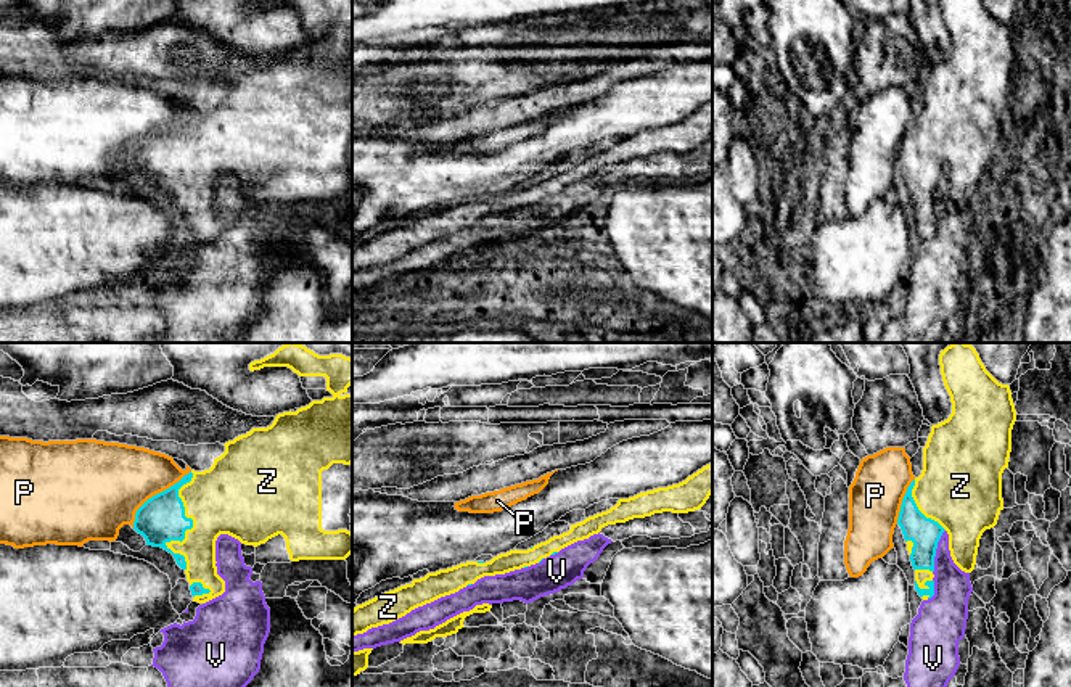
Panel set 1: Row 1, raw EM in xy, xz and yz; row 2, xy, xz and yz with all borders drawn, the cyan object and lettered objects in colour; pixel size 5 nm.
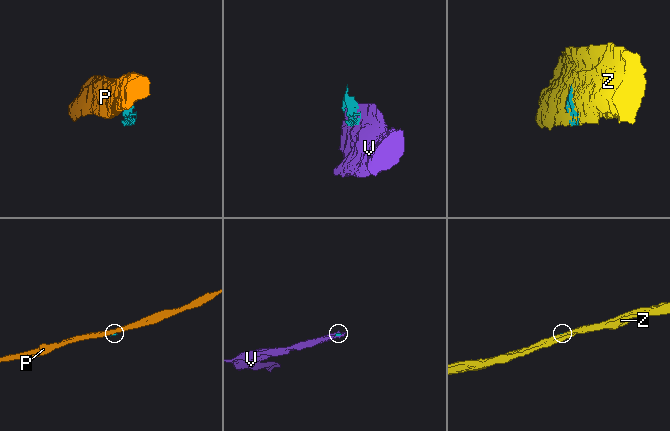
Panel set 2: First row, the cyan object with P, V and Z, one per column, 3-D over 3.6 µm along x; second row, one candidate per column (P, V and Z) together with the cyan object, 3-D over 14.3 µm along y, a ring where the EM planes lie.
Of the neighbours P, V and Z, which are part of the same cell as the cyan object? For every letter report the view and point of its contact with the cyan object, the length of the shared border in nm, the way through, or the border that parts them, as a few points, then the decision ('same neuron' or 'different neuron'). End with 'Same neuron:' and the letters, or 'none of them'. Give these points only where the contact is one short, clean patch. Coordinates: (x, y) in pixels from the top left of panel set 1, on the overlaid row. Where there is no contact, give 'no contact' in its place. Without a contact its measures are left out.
P: xy (156, 494) | 400 nm | along xy (190, 470), (168, 488), (153, 494), (137, 510), (132, 526) | different neuron
V: yz (935, 551) | 220 nm | different neuron
Z: xy (190, 528) | 500 nm | same neuron
Same neuron: Z

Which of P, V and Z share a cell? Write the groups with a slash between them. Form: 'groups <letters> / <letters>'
groups P / V / Z

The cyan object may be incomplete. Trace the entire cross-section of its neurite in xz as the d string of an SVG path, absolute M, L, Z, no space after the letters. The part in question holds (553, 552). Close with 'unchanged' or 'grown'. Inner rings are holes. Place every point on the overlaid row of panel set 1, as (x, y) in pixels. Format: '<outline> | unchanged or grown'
M712 463L703 467L685 481L667 487L640 492L629 499L619 499L606 512L571 525L568 533L553 536L527 550L510 550L490 562L466 562L457 566L428 573L410 584L384 592L352 610L352 636L371 627L389 624L412 610L431 603L441 597L458 592L484 576L505 574L515 570L540 563L561 549L598 534L605 526L645 518L654 513L688 513L700 510L712 494Z | grown

